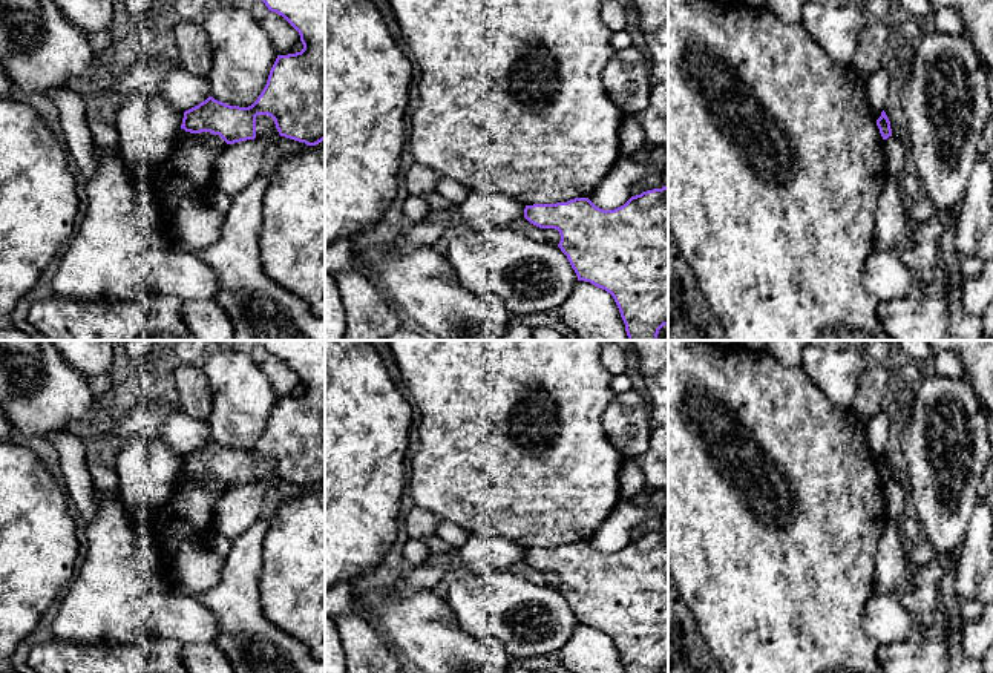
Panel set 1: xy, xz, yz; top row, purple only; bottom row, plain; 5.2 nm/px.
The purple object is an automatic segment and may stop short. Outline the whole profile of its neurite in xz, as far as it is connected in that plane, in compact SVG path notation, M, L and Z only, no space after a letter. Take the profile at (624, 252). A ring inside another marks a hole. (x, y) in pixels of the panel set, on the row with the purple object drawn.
M668 187L653 189L631 196L624 205L614 210L602 210L596 207L588 198L575 198L567 202L556 204L533 204L526 205L524 218L539 228L555 228L561 235L558 247L567 256L572 268L575 270L578 281L590 282L598 288L610 293L619 308L621 317L625 323L628 340L657 340L659 330L668 325Z

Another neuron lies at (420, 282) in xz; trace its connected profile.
M400 242L354 253L377 276L377 287L403 314L440 340L501 340L512 313L496 296L478 296L458 282L446 256L432 247L403 251Z

